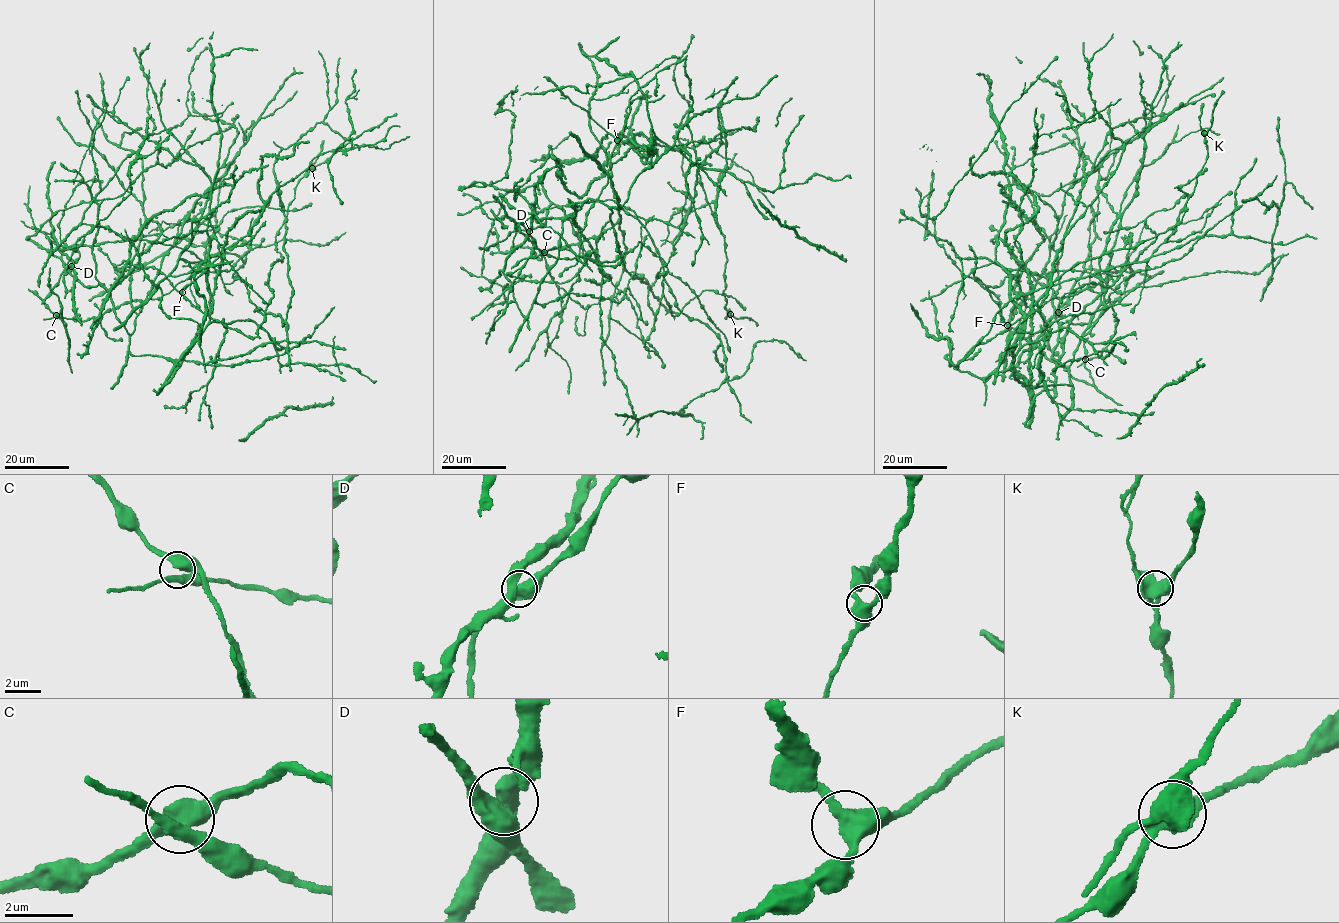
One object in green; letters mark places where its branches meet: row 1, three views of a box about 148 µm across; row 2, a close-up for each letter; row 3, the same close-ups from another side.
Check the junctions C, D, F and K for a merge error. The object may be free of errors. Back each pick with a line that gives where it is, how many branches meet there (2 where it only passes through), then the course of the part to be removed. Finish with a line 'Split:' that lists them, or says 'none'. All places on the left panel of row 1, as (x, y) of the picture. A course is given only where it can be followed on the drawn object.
K: place (312, 168); branches 4; course (312, 167), (323, 140)
Split: K

